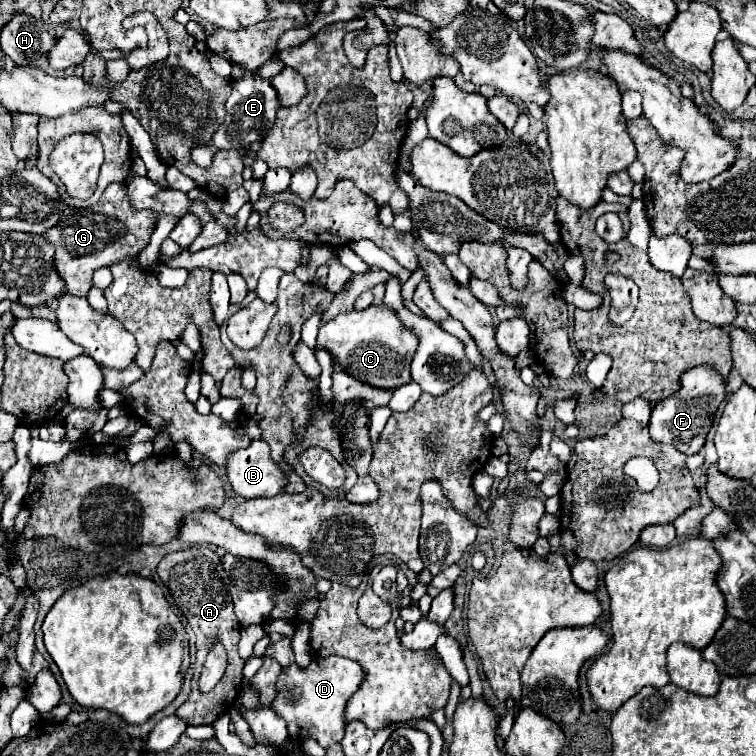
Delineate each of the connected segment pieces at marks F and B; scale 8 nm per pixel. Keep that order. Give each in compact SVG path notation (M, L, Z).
M696 366L696 370L684 372L684 378L680 378L680 384L682 388L680 388L680 394L676 394L676 398L668 398L660 402L660 406L652 408L648 430L652 440L672 444L682 454L692 456L704 446L706 434L714 420L714 412L726 396L726 384L720 378L720 374L716 374L716 370L712 370L710 366Z
M252 440L248 448L232 452L224 470L234 494L242 498L276 496L286 484L282 470L270 458L268 444L262 440Z

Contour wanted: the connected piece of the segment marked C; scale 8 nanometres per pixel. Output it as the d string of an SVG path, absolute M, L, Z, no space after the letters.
M370 306L362 312L338 314L320 328L316 348L326 350L346 374L370 386L398 388L412 380L410 362L416 352L416 336L402 326L396 312L388 310L388 306Z

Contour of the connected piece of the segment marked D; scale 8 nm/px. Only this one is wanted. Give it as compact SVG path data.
M318 656L306 668L300 668L296 662L282 668L276 680L276 698L270 708L286 720L286 724L296 726L296 732L290 732L298 744L306 738L316 740L320 746L328 748L332 744L340 744L344 736L344 706L346 700L358 690L364 672L358 662L342 658L342 656Z

